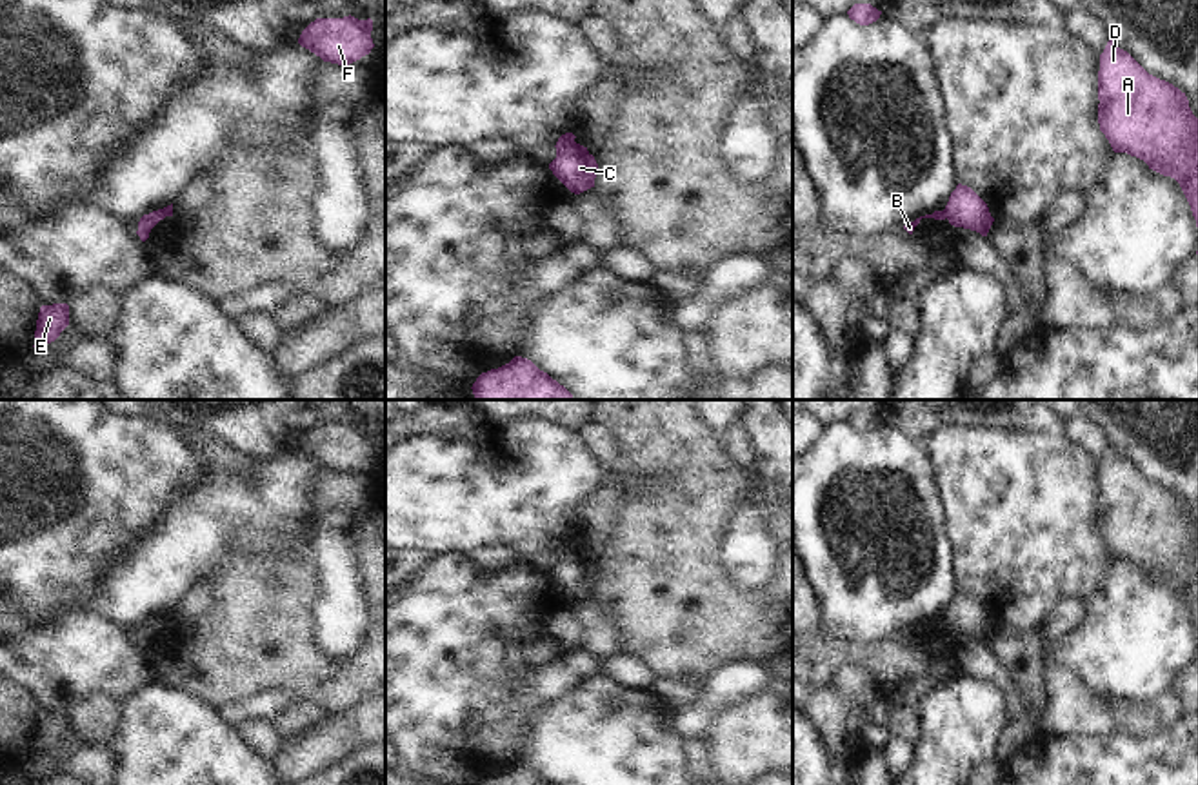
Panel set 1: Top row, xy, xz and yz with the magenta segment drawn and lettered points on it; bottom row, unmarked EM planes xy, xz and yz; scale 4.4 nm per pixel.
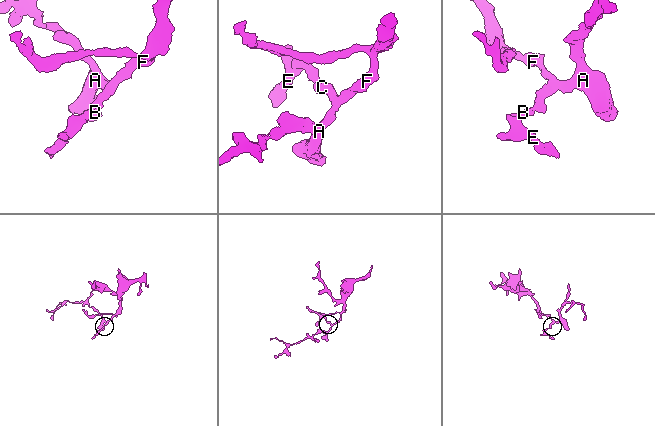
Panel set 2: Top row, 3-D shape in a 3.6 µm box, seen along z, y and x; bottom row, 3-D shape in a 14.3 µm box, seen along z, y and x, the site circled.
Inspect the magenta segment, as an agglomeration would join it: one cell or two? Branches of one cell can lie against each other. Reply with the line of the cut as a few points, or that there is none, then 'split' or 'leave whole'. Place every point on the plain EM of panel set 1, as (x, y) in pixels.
cut in xz along (575, 549), (557, 556); split

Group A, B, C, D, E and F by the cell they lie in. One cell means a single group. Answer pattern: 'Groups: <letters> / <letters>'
Groups: A C D F / B E

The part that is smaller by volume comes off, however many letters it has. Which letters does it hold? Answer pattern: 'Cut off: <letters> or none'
Cut off: B, E

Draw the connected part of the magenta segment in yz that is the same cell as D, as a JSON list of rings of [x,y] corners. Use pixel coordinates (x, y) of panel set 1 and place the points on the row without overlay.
[[[1113,447],[1100,462],[1098,531],[1114,560],[1143,567],[1149,576],[1174,585],[1193,618],[1198,634],[1198,525],[1185,500],[1149,482],[1127,458]]]

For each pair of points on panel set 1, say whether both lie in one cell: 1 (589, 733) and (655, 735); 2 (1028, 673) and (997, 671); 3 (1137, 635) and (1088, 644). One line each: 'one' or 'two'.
1: one
2: two
3: one

